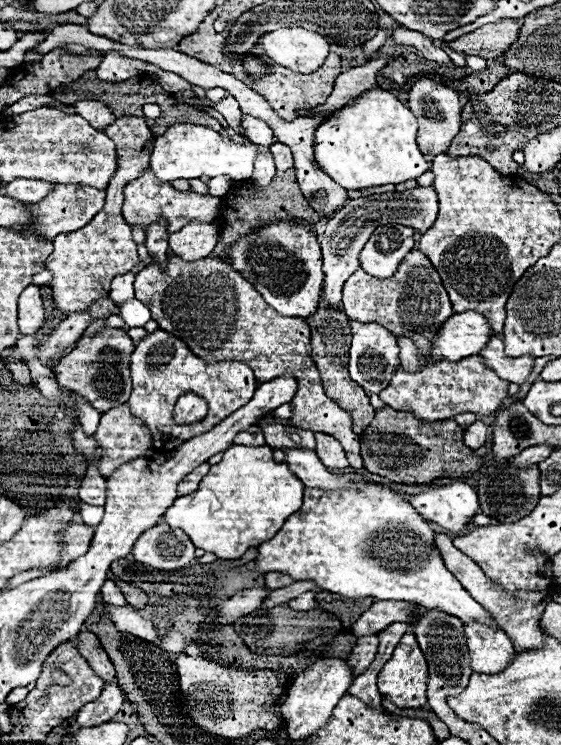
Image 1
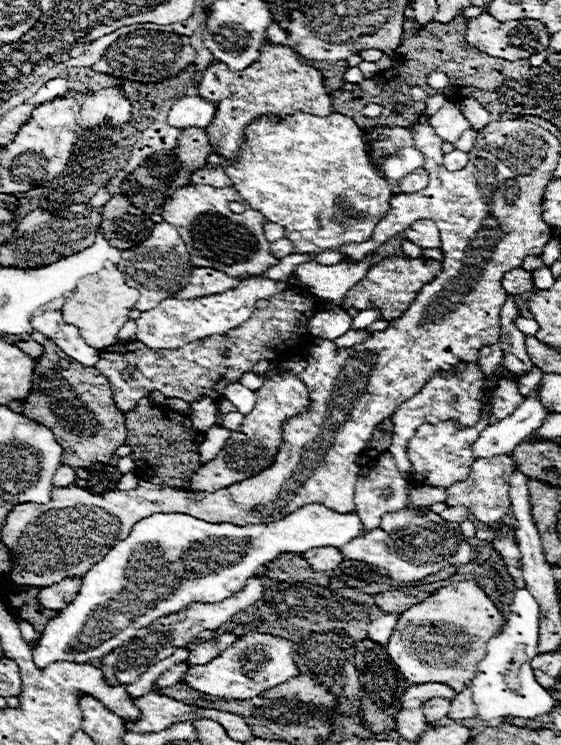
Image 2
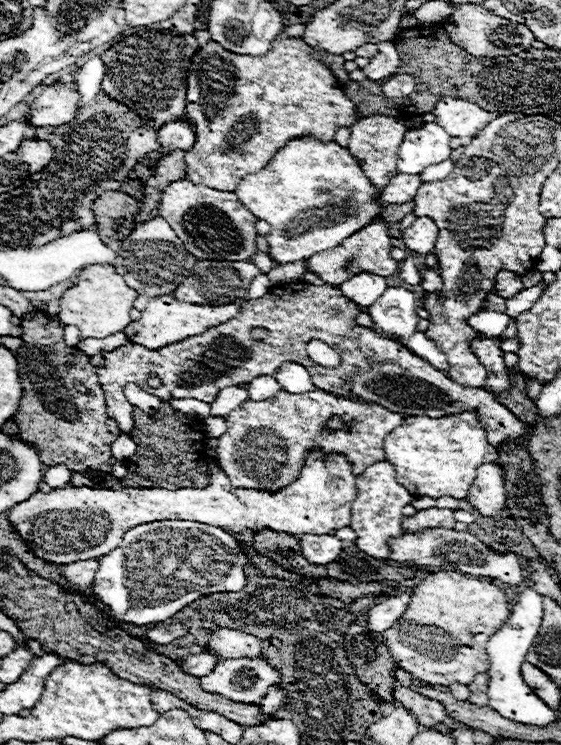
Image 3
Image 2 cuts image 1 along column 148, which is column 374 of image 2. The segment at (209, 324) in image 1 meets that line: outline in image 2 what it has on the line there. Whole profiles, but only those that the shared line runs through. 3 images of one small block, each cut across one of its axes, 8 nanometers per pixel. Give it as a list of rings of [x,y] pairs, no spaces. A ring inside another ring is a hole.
[[[388,256],[384,260],[380,260],[378,264],[374,264],[368,274],[350,288],[350,292],[344,296],[340,308],[348,310],[348,308],[356,308],[360,310],[368,310],[368,308],[378,308],[382,312],[382,320],[390,322],[394,318],[400,318],[408,306],[414,302],[416,294],[420,292],[420,288],[428,282],[432,282],[436,278],[436,274],[442,270],[442,262],[440,260],[430,260],[430,258],[408,258],[408,256]]]

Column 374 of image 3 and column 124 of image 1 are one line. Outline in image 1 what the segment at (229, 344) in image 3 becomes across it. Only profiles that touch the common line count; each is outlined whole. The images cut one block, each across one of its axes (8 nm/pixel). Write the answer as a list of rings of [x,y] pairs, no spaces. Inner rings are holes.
[[[96,320],[82,334],[78,346],[70,354],[66,354],[54,368],[58,384],[84,396],[100,414],[122,406],[128,402],[132,390],[128,360],[132,350],[134,342],[122,328],[104,328],[104,320]]]

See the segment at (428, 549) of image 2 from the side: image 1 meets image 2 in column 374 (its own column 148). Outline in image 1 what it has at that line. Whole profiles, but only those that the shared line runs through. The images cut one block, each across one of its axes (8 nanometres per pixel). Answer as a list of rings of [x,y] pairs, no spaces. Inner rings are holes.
[[[160,522],[140,534],[132,548],[134,560],[156,570],[180,570],[194,560],[194,544],[186,532]]]

